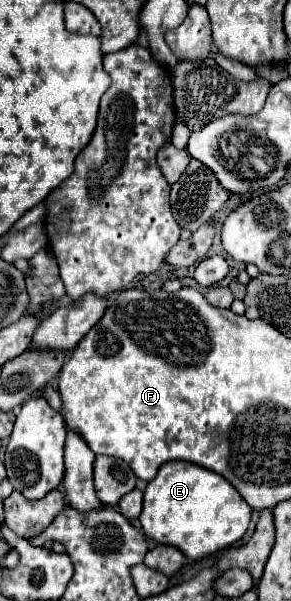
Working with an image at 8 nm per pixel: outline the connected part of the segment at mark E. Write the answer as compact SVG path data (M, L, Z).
M171 460L147 484L139 520L145 536L183 550L191 560L199 560L241 540L247 532L251 512L251 506L223 476L193 462Z

